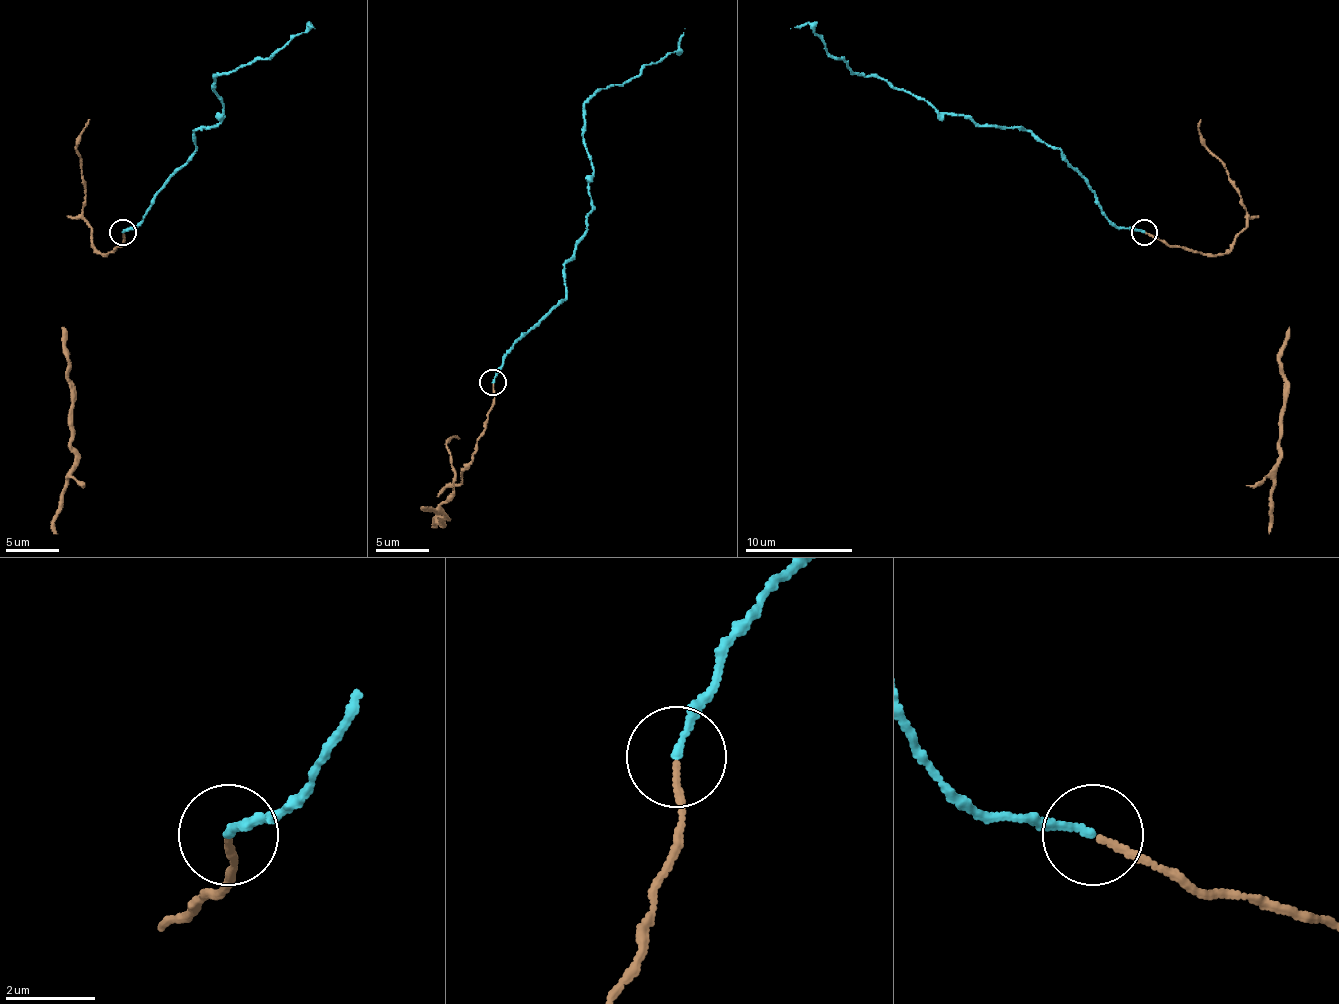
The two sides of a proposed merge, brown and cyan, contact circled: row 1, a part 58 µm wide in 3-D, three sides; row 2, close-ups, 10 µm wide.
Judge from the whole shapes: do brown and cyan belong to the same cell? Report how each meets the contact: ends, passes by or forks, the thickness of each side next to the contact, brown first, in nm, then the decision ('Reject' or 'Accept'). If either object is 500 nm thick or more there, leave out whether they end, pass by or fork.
At the ring brown ends. At the ring cyan ends. Thickness 150 nm (brown) against 160 nm. Accept

